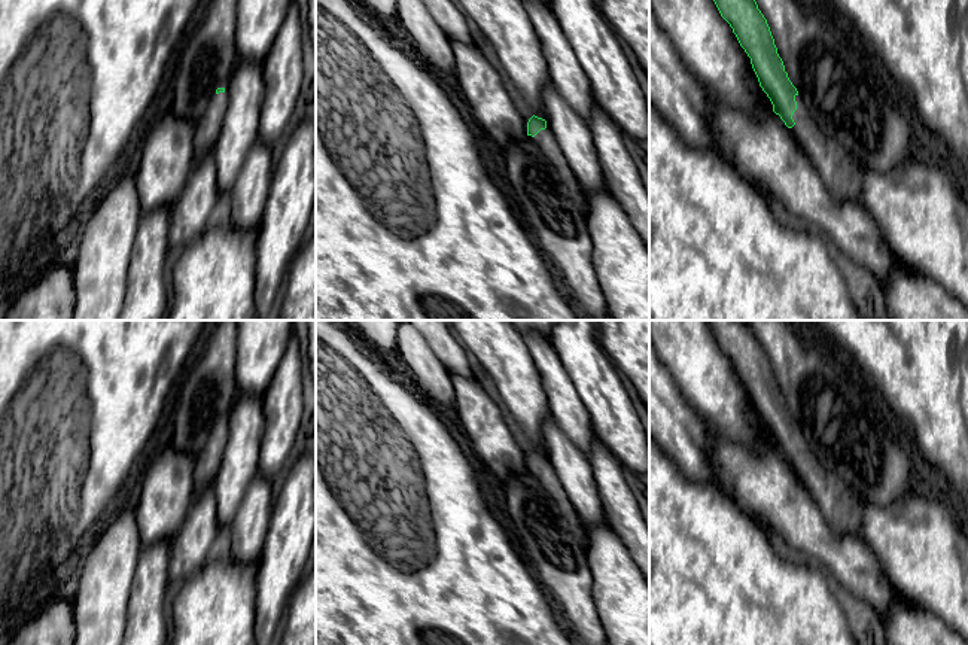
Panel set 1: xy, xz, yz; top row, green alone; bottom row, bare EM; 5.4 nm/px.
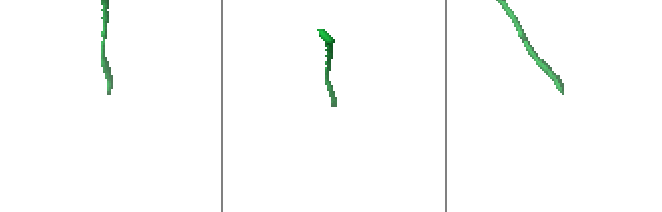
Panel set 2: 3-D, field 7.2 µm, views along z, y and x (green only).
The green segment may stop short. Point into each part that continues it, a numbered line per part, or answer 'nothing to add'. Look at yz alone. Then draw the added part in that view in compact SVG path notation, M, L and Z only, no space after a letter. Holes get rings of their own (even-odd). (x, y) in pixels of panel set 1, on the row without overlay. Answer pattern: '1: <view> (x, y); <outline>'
1: yz (842, 505); M795 429L795 435L795 459L789 466L797 481L812 495L834 533L855 533L867 502L840 474L816 457L800 429Z

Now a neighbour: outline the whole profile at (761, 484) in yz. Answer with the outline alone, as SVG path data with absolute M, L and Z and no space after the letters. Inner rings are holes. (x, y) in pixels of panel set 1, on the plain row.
M710 423L709 438L712 441L712 465L715 466L713 484L768 535L780 535L788 545L804 553L807 562L821 566L840 587L865 600L879 612L885 612L895 602L907 605L888 579L879 559L856 533L837 535L832 532L819 505L797 481L789 462L779 448L758 451L724 436Z

